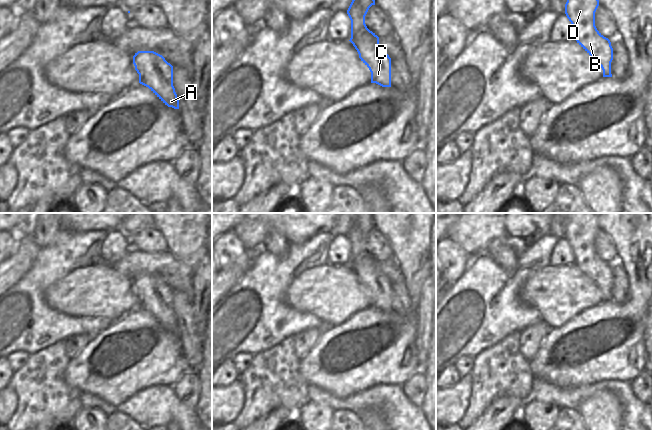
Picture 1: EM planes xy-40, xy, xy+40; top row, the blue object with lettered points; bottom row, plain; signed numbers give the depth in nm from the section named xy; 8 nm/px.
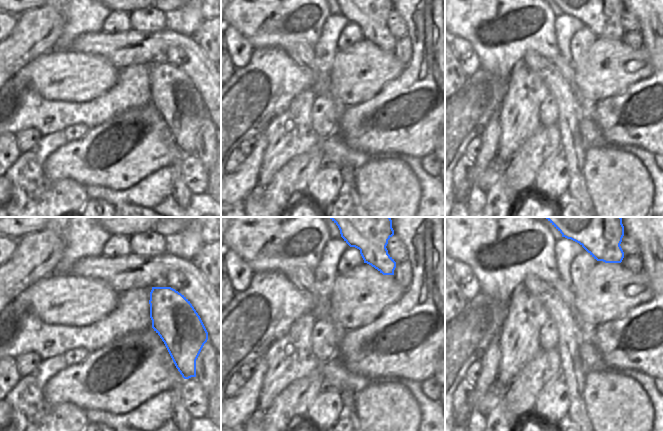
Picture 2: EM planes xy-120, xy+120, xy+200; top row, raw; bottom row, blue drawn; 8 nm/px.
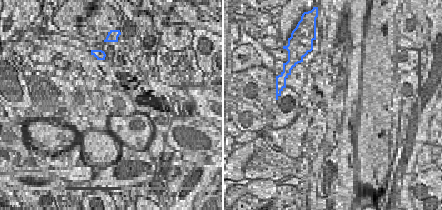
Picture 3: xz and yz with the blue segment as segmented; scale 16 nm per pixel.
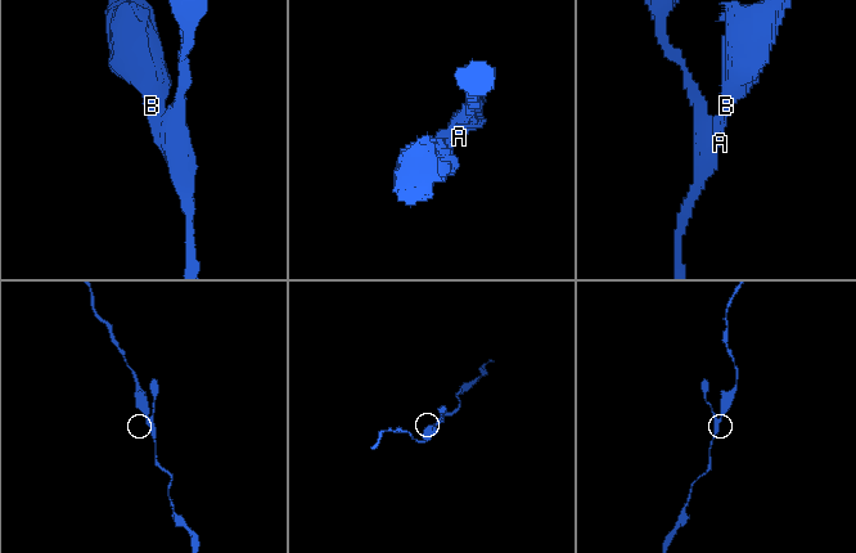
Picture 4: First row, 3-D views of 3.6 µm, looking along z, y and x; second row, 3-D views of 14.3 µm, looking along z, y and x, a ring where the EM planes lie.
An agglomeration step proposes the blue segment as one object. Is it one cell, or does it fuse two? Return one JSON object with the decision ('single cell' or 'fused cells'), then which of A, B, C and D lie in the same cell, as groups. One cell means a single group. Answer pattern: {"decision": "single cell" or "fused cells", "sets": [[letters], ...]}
{"decision": "single cell", "sets": [["A", "B", "C", "D"]]}

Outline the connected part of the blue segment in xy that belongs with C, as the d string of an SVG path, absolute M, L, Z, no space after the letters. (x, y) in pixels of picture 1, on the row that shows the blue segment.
M352 0L347 14L351 20L351 38L361 61L371 72L371 83L391 87L391 58L379 44L379 37L365 24L365 16L375 0Z

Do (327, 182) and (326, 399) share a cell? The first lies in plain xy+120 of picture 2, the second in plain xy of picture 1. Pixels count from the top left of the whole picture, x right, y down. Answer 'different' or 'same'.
different

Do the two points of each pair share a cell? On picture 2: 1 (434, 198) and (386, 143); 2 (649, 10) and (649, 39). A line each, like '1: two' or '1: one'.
1: two
2: one

